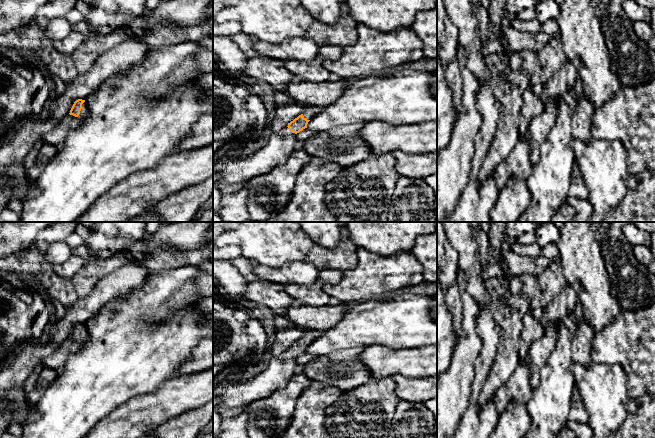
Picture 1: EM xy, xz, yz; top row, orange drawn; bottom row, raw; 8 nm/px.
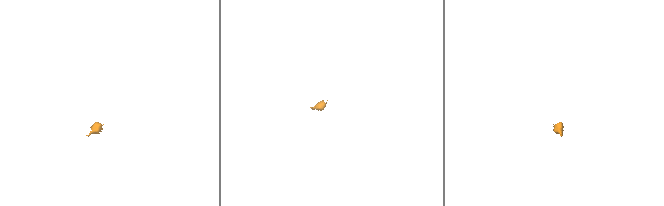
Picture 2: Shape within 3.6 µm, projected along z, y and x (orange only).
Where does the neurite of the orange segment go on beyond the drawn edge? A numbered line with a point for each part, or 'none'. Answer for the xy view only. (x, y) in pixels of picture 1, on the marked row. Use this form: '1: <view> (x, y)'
1: xy (57, 135)

